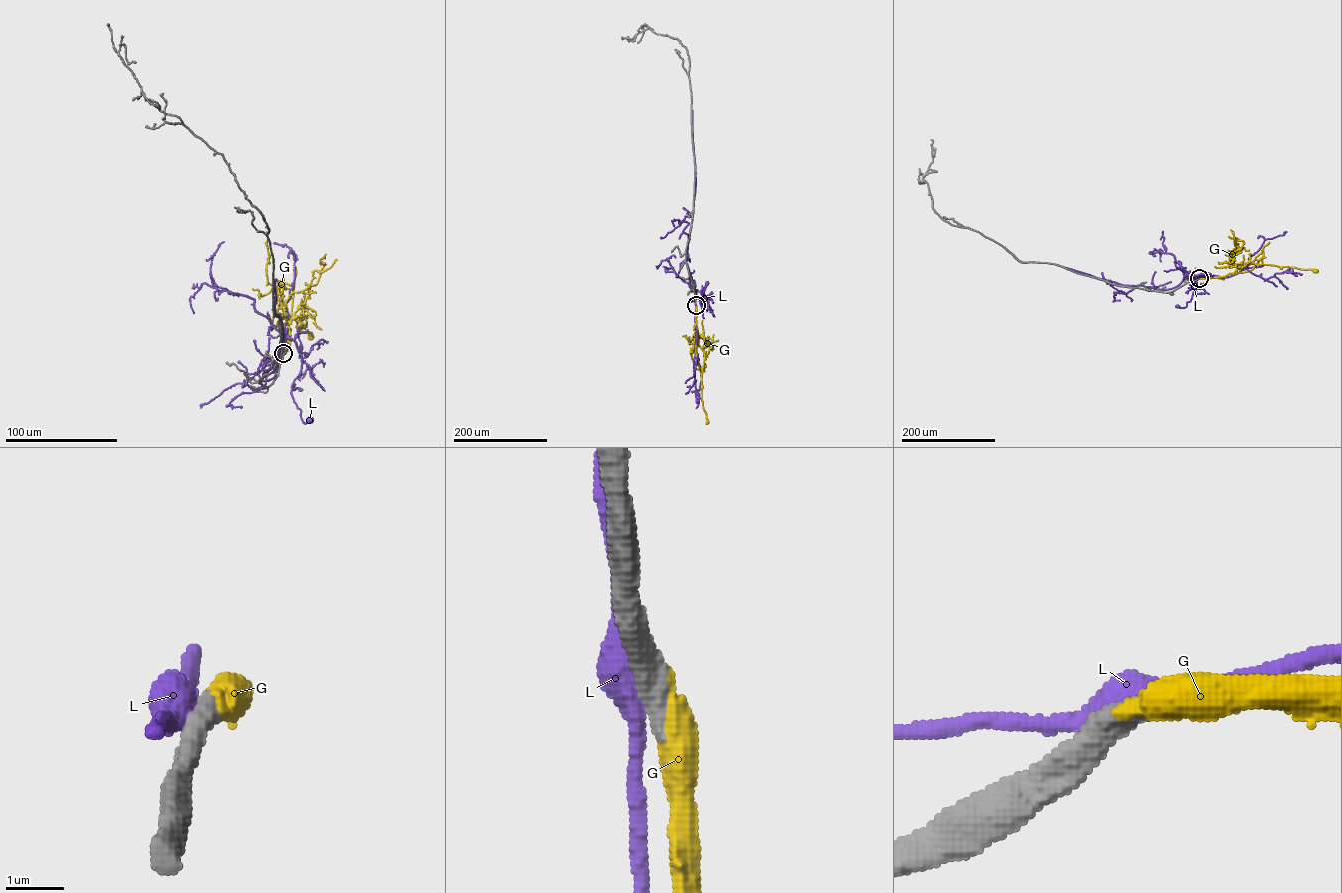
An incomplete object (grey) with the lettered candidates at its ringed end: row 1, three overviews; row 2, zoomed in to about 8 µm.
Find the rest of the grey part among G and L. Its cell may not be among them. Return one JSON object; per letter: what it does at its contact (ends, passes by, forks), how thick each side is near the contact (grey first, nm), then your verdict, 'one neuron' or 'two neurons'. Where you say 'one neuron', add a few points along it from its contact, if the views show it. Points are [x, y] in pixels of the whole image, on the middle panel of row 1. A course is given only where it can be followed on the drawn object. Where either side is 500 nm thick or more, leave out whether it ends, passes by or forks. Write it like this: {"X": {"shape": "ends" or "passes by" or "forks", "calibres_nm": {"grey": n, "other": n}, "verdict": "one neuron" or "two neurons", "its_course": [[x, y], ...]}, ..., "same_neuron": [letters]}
{"G": {"calibres_nm": {"grey": 500, "other": 600}, "verdict": "one neuron", "its_course": [[696, 305], [698, 345], [704, 356], [701, 399], [707, 422]]}, "L": {"calibres_nm": {"grey": 600, "other": 500}, "verdict": "two neurons"}, "same_neuron": ["G"]}

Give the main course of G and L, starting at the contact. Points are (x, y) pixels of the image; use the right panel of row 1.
G: (1199, 278), (1233, 273), (1240, 263), (1316, 271)
L: (1199, 278), (1186, 278), (1184, 272), (1193, 282), (1194, 291), (1185, 307), (1177, 305)

